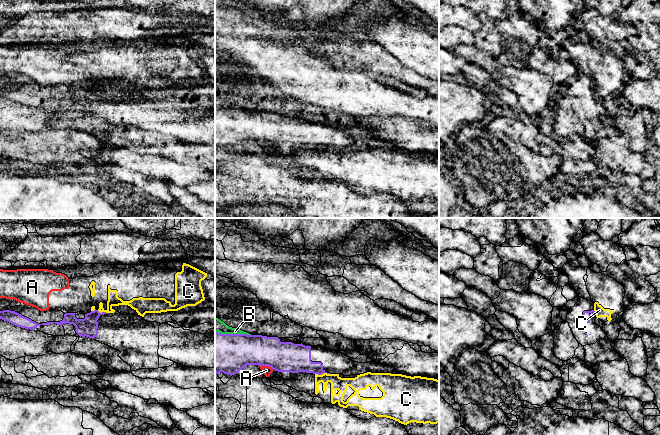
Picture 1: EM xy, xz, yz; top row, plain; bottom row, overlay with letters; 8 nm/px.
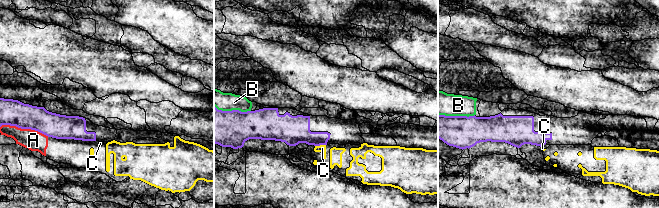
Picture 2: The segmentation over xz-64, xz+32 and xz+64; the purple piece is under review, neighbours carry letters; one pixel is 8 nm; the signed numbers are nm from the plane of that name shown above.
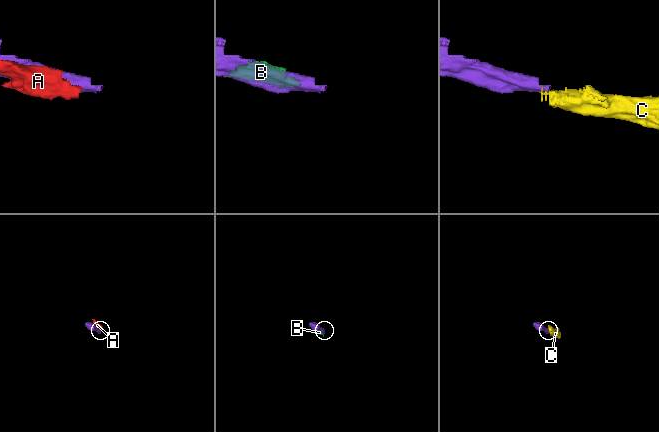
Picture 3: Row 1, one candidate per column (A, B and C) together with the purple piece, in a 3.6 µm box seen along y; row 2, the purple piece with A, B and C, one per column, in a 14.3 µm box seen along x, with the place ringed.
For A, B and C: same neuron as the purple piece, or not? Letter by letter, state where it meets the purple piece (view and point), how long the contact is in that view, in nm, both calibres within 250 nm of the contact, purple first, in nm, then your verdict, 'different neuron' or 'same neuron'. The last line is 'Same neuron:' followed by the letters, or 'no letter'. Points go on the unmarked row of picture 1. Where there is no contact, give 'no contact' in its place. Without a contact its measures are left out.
A: xz (266, 141) | 120 nm | 280/70 nm | different neuron
B: xz (233, 110) | 280 nm | 320/110 nm | different neuron
C: xz (322, 149) | 120 nm | 220/110 nm | different neuron
Same neuron: no letter

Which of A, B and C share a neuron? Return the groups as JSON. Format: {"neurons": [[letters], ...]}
{"neurons": [["A", "C"], ["B"]]}

